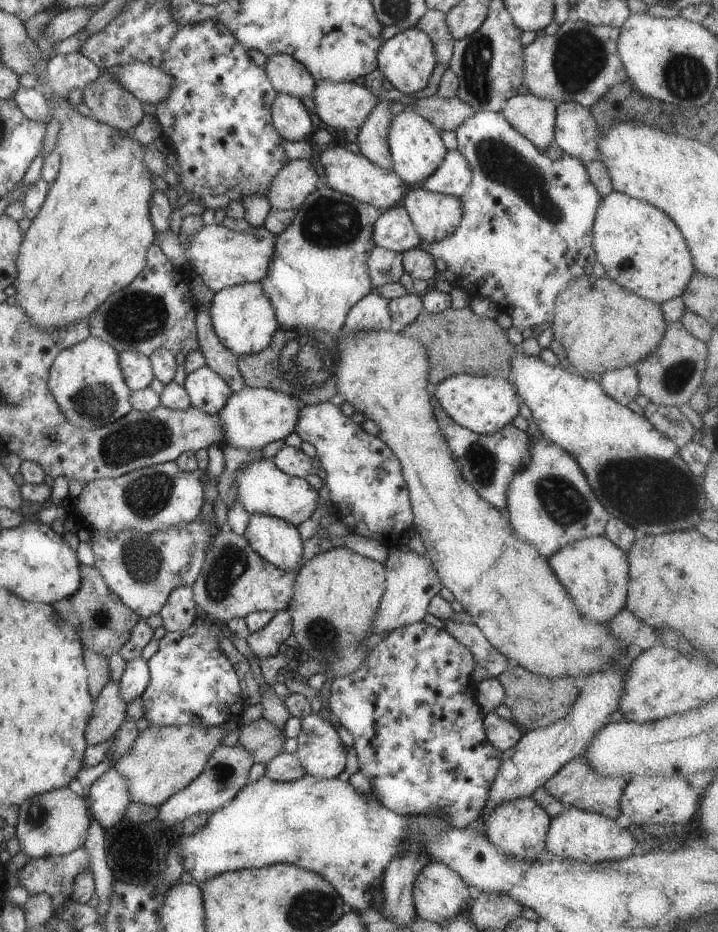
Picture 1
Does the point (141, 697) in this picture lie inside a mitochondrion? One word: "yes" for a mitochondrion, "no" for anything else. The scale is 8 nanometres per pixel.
no

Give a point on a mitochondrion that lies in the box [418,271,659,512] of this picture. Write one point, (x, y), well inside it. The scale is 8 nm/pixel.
(482, 464)

